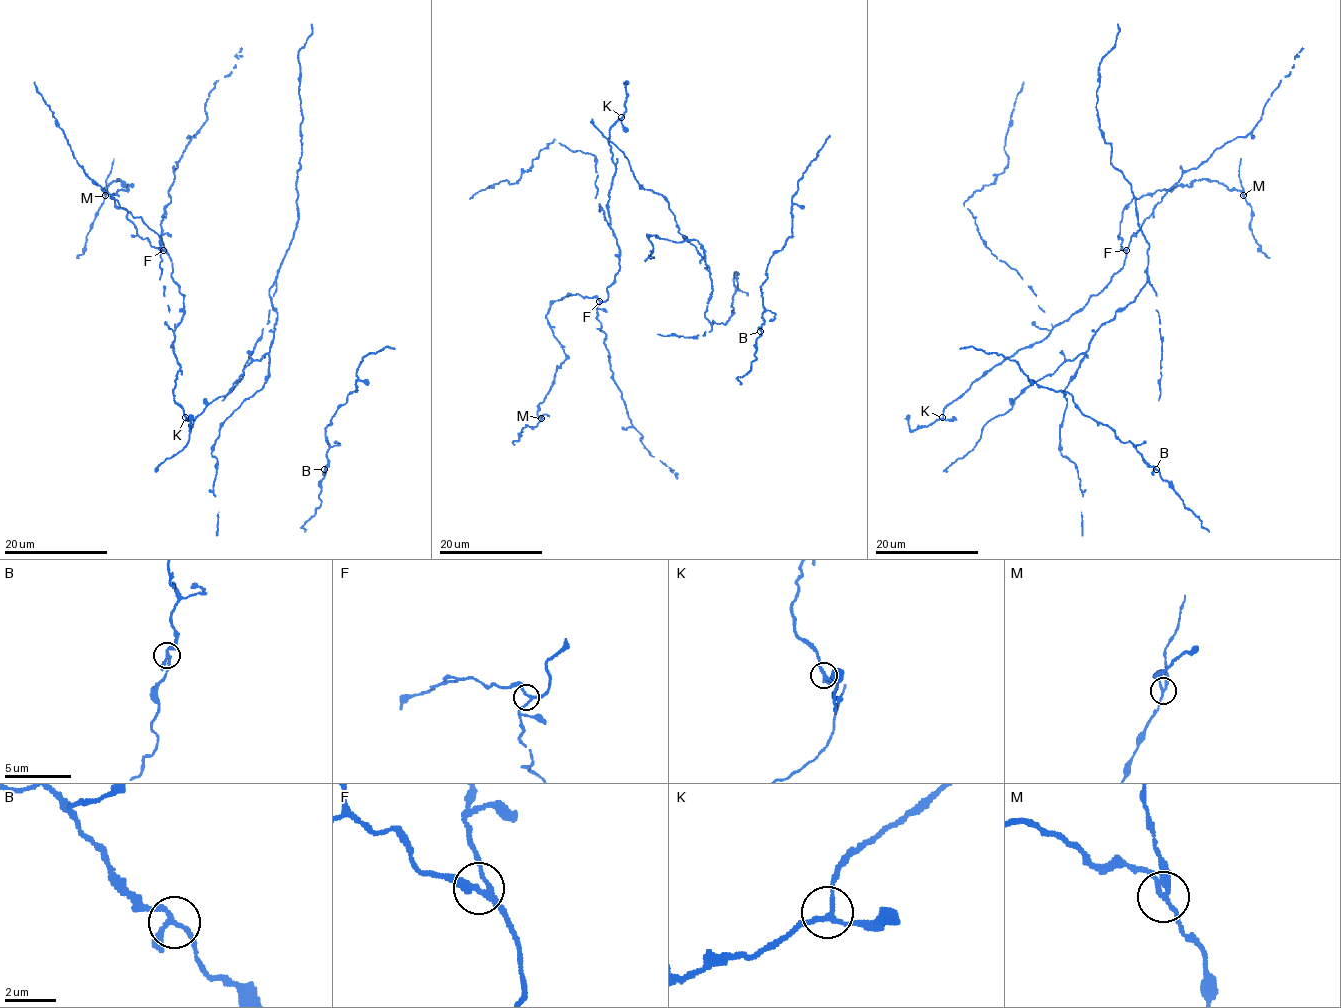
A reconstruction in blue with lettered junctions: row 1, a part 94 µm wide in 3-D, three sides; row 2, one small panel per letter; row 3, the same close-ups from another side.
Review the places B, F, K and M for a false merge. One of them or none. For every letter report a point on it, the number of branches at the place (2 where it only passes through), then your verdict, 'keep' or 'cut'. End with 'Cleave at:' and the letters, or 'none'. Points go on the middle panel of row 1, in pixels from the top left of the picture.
B: (760, 331) | 3 | keep
F: (599, 301) | 3 | keep
K: (621, 117) | 3 | keep
M: (541, 418) | 3 | cut
Cleave at: M

